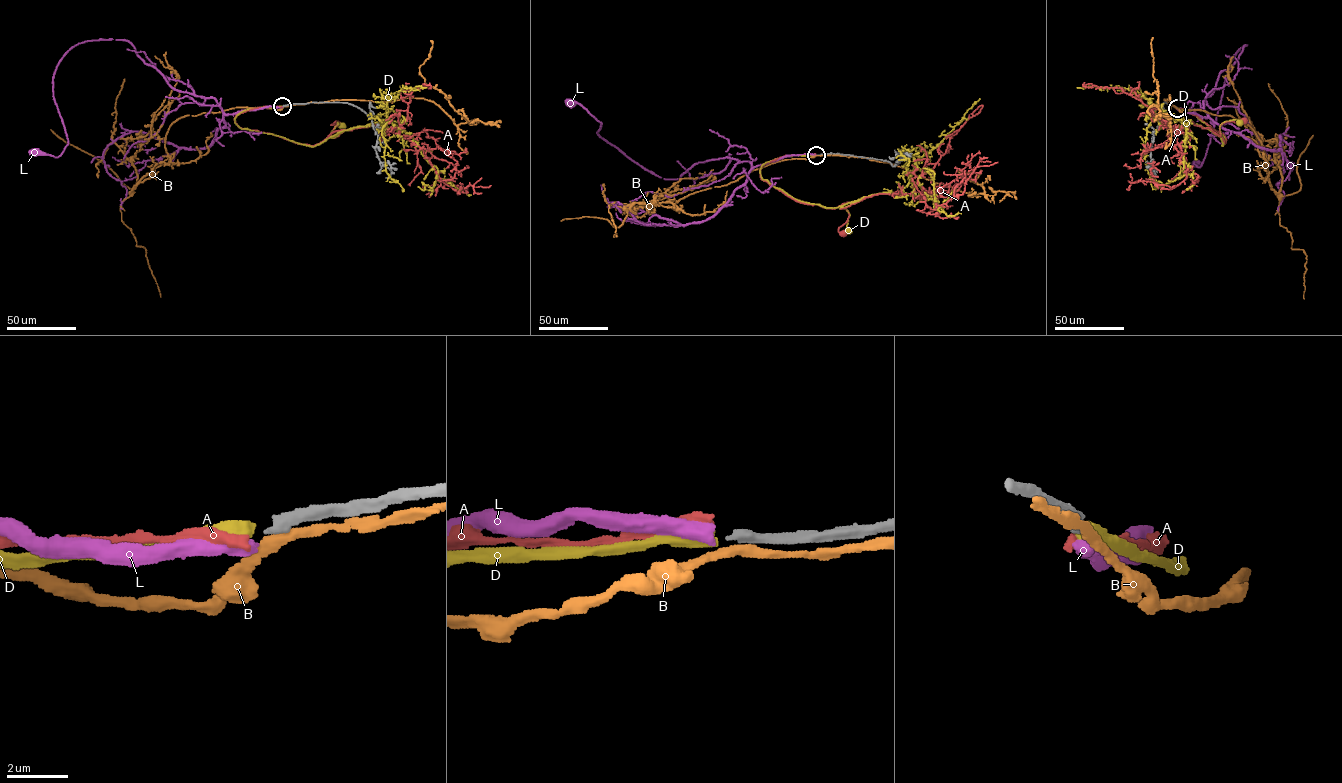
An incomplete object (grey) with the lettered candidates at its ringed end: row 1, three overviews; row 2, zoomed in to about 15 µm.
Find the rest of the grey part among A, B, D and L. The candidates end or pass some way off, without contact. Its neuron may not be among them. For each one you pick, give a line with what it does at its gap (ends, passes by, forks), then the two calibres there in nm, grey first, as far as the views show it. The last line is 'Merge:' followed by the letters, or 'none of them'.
D: It ends there. Thickness 320 nm (grey) against 600 nm
Merge: D

